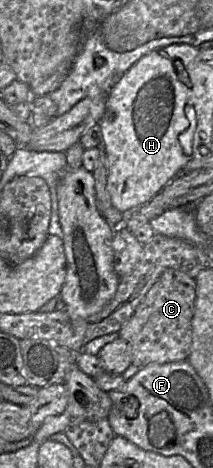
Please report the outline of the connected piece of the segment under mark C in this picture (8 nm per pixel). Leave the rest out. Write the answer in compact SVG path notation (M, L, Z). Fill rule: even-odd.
M166 269L147 292L132 317L119 331L119 337L128 345L132 364L143 368L149 364L166 364L188 360L192 343L192 319L196 300L195 279L176 269Z

